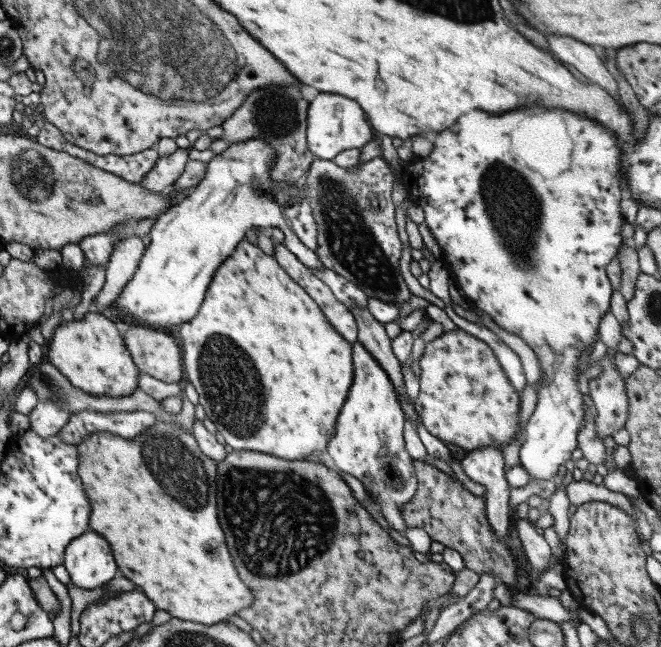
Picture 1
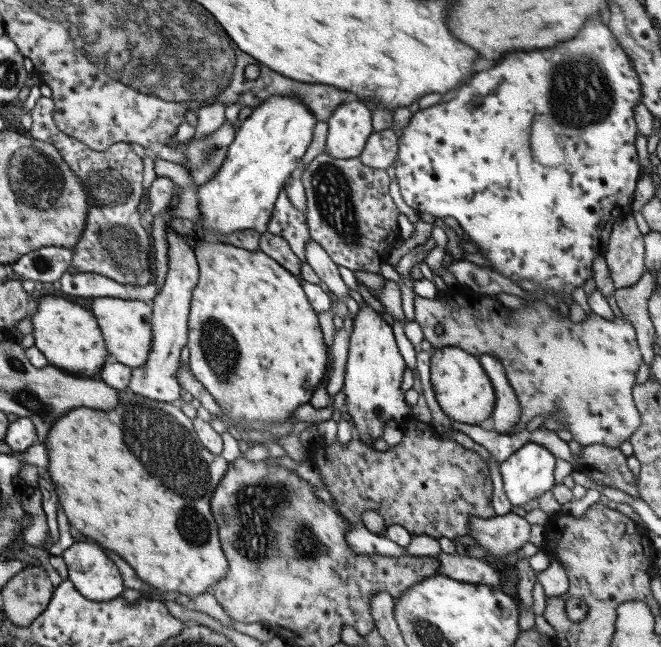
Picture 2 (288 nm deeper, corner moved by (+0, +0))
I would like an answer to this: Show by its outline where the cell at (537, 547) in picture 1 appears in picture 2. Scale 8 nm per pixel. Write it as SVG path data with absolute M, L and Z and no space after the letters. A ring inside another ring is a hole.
M515 514L495 516L489 520L473 518L469 536L477 538L479 544L489 550L489 558L505 558L507 552L517 552L529 542L529 526L523 518Z

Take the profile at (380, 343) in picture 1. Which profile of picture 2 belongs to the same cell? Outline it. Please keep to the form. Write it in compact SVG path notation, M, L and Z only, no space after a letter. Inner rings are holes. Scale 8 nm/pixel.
M309 242L305 248L305 262L309 268L321 278L321 282L327 286L327 290L339 300L345 300L351 290L351 280L339 274L339 268L329 260L329 256L323 252L323 248L317 246L317 242Z

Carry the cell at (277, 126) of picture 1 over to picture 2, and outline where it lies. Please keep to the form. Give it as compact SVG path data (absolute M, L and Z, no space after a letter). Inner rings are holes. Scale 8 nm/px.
M317 120L317 124L311 130L311 144L307 146L307 150L305 150L299 166L295 168L295 172L291 172L291 176L287 178L287 182L283 186L283 192L287 194L287 200L299 212L305 212L305 194L303 194L305 190L303 190L303 184L301 184L301 174L303 174L303 170L307 168L307 164L315 156L319 156L319 154L325 152L325 140L327 140L325 136L327 136L327 122L319 122Z

